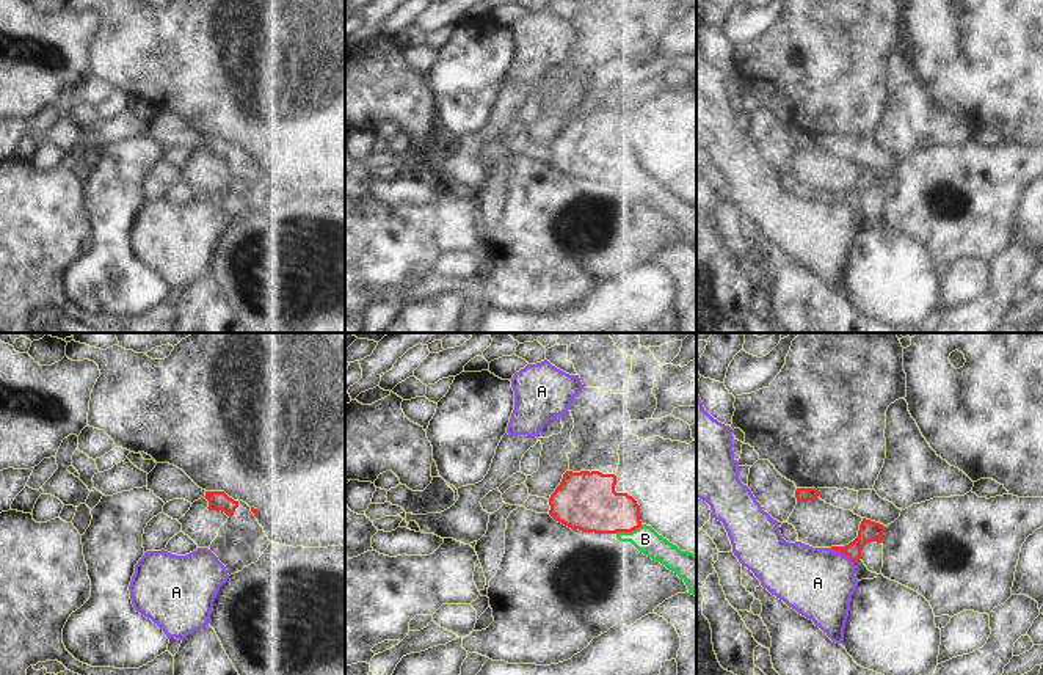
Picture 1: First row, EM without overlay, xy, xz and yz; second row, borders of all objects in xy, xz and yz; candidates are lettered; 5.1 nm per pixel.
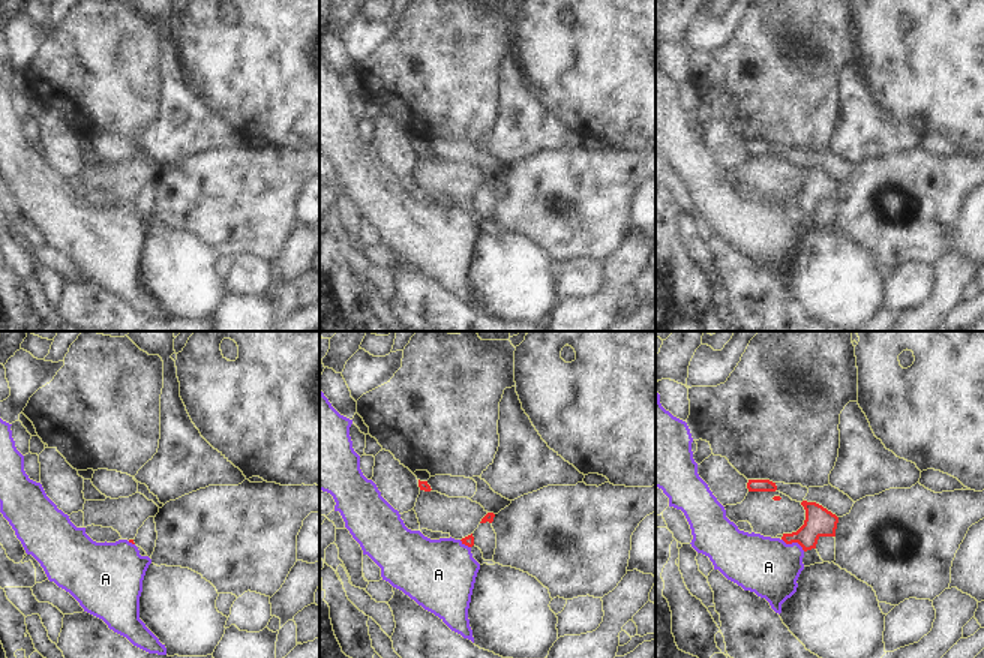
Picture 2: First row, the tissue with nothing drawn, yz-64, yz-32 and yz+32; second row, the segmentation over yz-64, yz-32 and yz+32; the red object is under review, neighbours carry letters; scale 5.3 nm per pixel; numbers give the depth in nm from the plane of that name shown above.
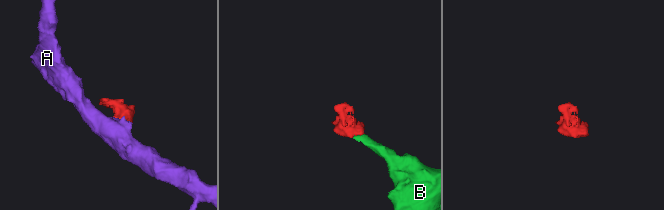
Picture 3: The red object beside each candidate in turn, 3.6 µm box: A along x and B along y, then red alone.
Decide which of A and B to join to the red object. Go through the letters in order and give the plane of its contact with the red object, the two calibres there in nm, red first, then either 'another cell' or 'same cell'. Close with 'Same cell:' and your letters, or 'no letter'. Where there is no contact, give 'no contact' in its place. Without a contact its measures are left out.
A: contact in yz; calibres 110 and 360 nm; another cell
B: contact in xz; calibres 300 and 140 nm; same cell
Same cell: B

